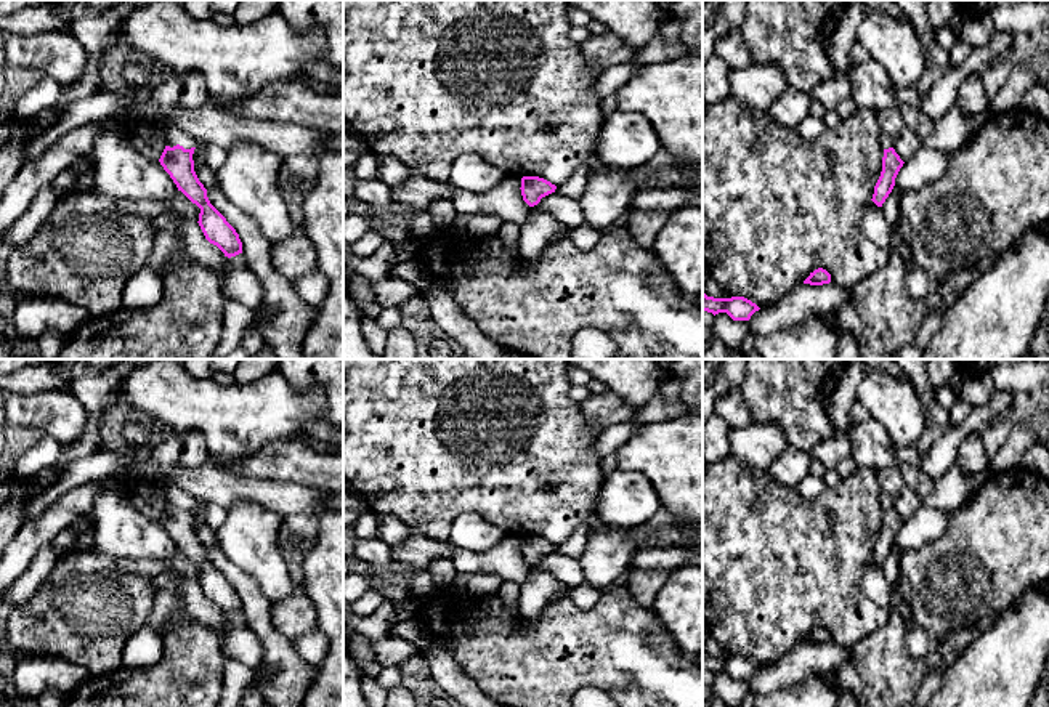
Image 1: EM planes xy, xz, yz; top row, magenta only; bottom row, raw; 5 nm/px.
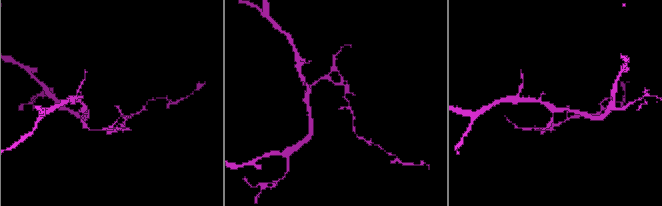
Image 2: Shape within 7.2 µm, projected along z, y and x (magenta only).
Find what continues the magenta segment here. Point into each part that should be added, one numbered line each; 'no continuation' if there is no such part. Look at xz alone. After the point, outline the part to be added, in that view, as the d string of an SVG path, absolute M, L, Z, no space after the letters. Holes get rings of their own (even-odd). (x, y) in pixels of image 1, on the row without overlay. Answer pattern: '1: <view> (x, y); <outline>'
1: xz (575, 545); M585 521L582 523L569 537L566 542L563 542L561 545L557 545L557 551L568 555L571 558L579 560L579 556L582 555L585 543L587 543L587 537L590 532L593 521Z

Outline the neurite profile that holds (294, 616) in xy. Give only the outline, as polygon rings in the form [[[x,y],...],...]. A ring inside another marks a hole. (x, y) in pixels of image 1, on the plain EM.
[[[300,587],[281,603],[271,604],[273,628],[290,641],[316,628],[316,611],[313,601]]]

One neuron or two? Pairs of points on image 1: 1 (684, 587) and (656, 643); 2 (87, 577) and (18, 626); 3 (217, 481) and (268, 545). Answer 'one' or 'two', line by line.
1: two
2: one
3: two

